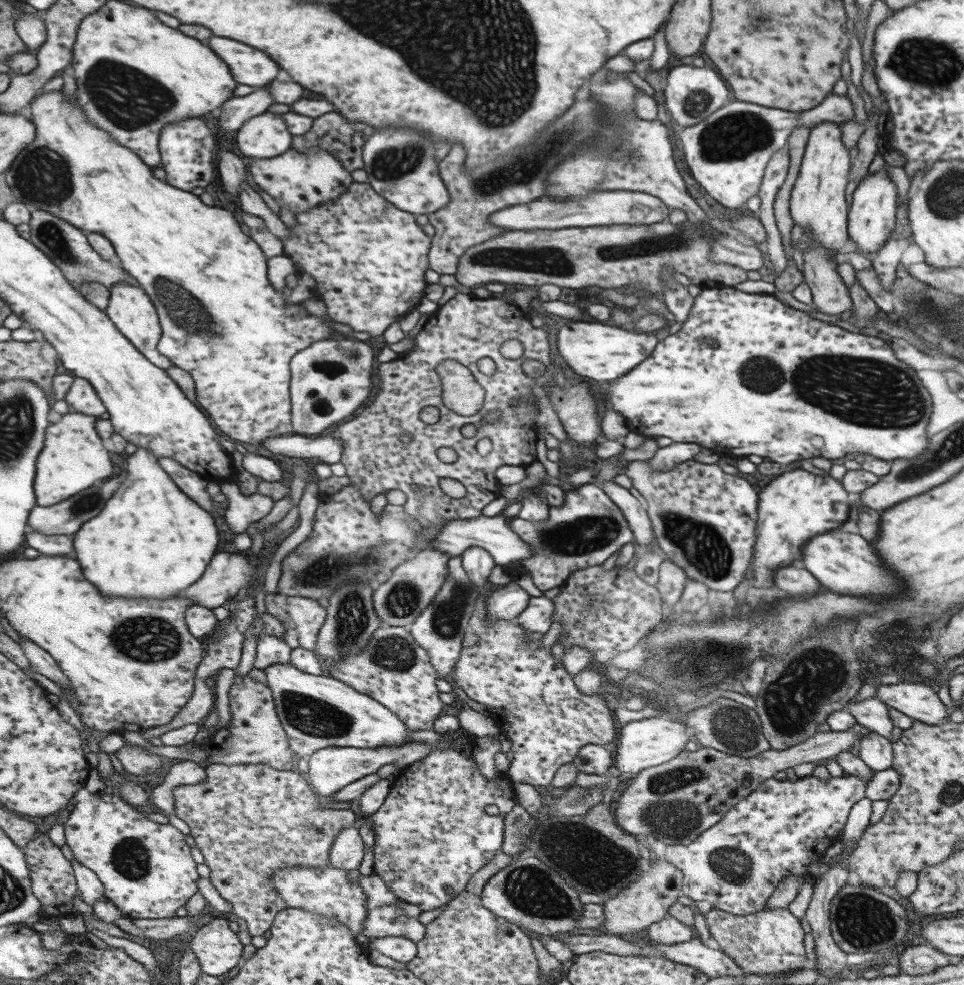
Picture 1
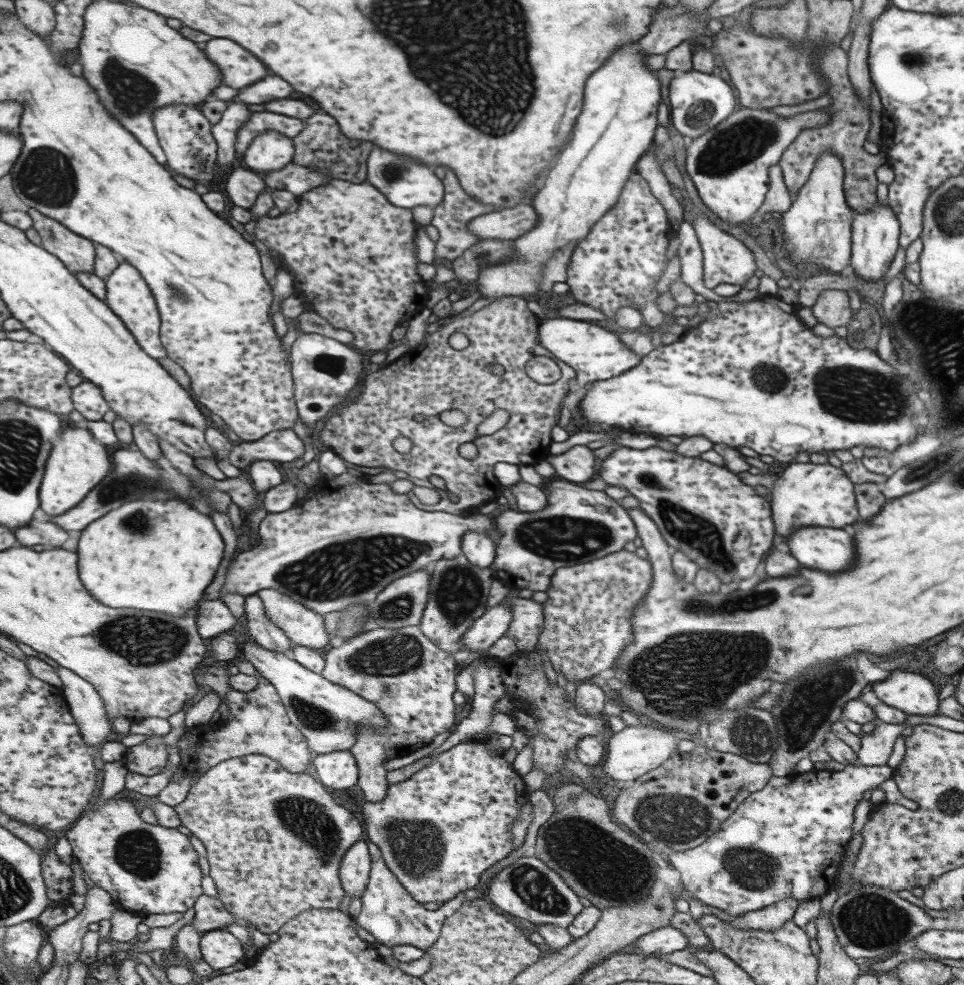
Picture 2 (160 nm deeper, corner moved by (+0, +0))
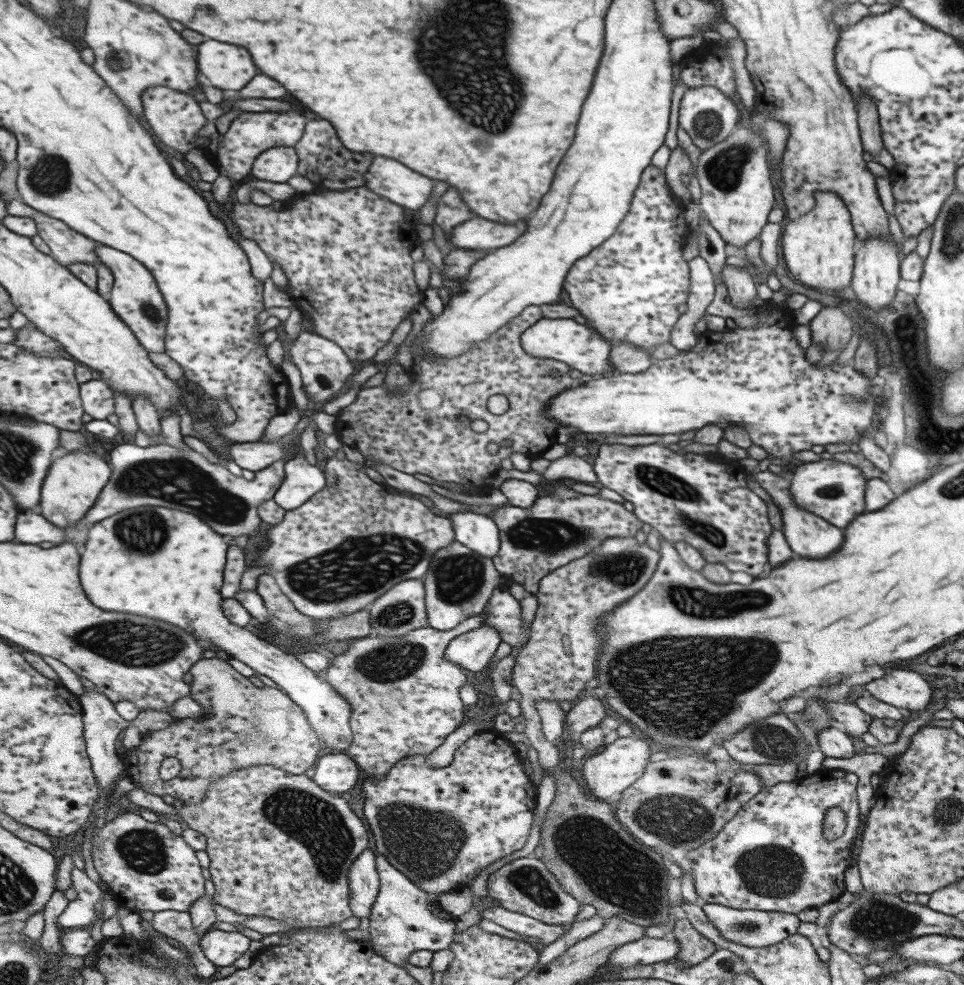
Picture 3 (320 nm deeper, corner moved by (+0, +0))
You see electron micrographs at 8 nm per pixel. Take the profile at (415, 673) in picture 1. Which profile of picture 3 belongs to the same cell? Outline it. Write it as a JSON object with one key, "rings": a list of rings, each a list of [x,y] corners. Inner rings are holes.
{"rings":[[[485,612],[459,622],[451,630],[435,630],[433,627],[412,629],[399,638],[385,638],[372,634],[352,640],[344,649],[333,651],[331,666],[323,673],[333,688],[344,696],[353,707],[352,745],[346,750],[367,778],[382,777],[399,759],[409,755],[427,755],[443,744],[445,736],[451,734],[463,722],[463,704],[459,700],[459,688],[465,682],[462,668],[445,660],[445,652],[453,638],[480,626]]]}

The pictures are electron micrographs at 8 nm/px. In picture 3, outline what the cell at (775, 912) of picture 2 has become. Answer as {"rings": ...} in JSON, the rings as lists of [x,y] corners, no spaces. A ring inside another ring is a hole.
{"rings":[[[703,903],[704,914],[709,922],[720,931],[720,935],[729,942],[735,942],[749,948],[763,948],[777,945],[784,938],[797,932],[797,916],[781,911],[765,912],[763,910],[737,910],[723,906],[721,903]]]}

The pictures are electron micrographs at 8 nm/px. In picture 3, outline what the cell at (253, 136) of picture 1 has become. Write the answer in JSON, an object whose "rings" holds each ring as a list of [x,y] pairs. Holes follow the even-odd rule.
{"rings":[[[274,146],[253,165],[252,174],[259,180],[289,183],[299,173],[300,160],[295,147]]]}

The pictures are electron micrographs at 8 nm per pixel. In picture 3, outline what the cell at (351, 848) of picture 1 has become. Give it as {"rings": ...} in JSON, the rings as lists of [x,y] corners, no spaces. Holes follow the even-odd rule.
{"rings":[[[367,849],[361,857],[352,863],[349,871],[351,888],[351,907],[354,916],[365,918],[372,916],[376,898],[380,896],[380,871],[377,867],[377,854]]]}

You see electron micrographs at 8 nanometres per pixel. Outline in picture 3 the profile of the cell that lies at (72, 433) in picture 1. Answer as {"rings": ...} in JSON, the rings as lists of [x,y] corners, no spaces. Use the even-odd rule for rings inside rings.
{"rings":[[[74,450],[59,457],[51,465],[48,477],[44,482],[41,514],[49,522],[61,528],[75,526],[79,520],[84,520],[96,505],[100,494],[112,478],[111,466],[91,450]]]}

